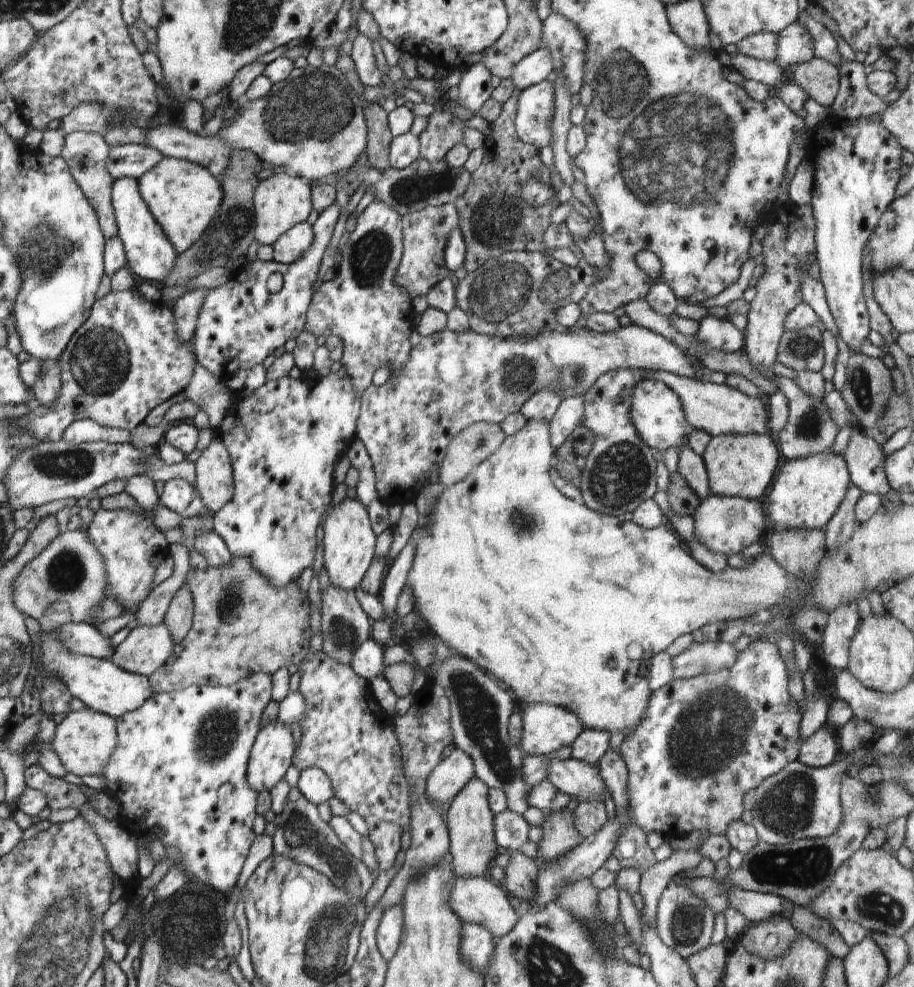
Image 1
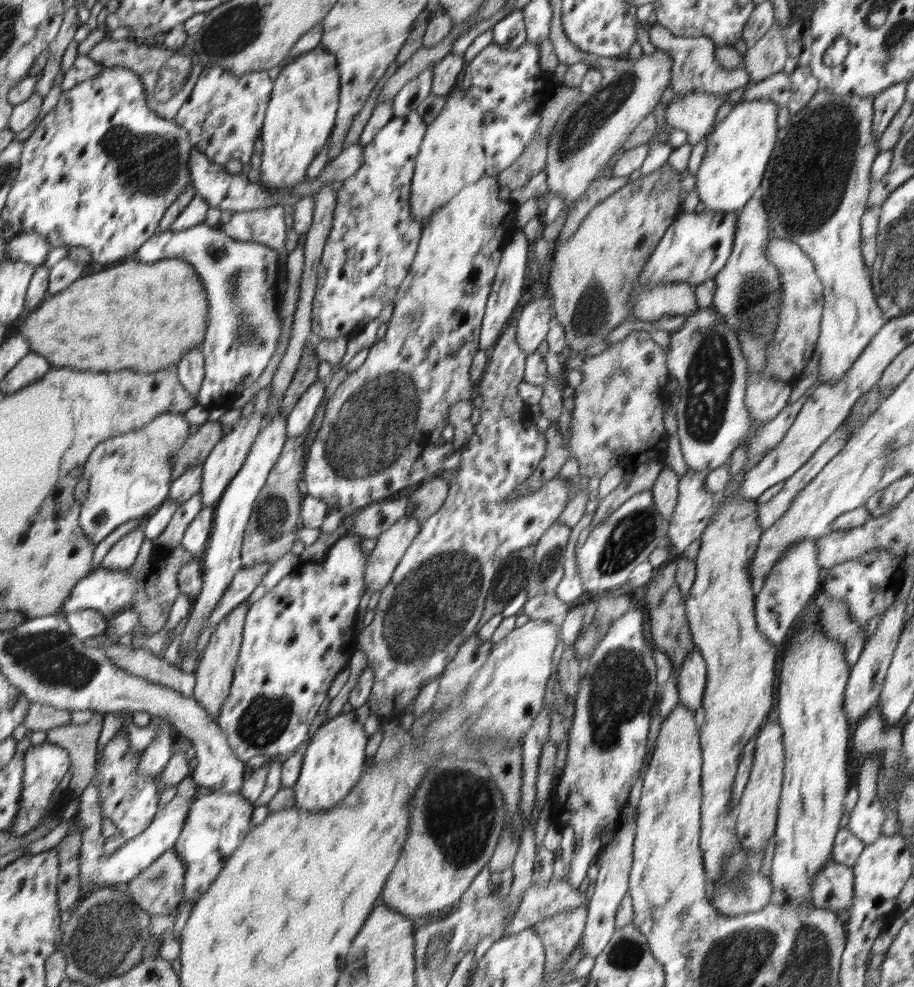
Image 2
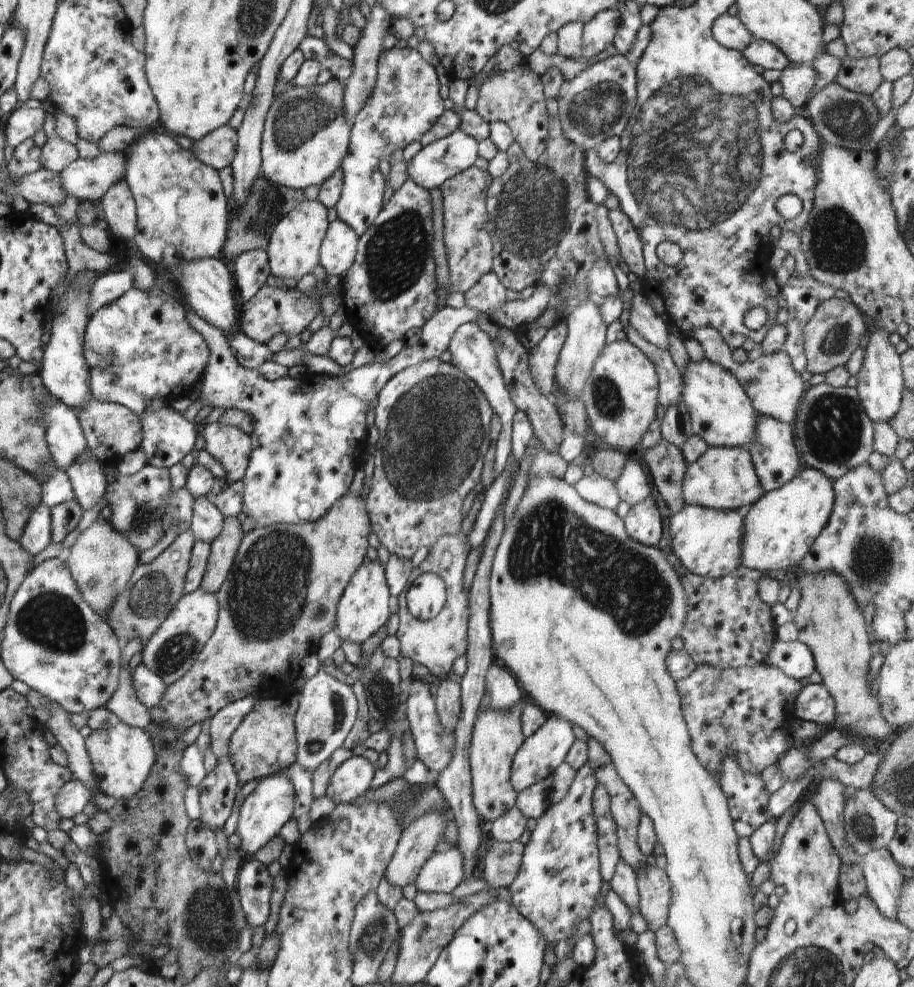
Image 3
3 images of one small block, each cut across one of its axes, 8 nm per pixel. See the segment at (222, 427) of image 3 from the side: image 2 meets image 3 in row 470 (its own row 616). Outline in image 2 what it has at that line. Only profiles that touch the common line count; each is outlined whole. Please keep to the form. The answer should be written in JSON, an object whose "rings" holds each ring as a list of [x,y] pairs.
{"rings":[[[246,600],[246,602],[240,603],[240,605],[236,606],[234,610],[220,620],[220,623],[218,623],[210,636],[209,643],[194,673],[196,685],[193,690],[193,697],[198,701],[198,704],[206,710],[214,722],[216,722],[219,717],[220,709],[226,702],[230,692],[234,670],[236,669],[238,661],[238,654],[240,654],[241,640],[248,608],[250,608],[250,602]]]}

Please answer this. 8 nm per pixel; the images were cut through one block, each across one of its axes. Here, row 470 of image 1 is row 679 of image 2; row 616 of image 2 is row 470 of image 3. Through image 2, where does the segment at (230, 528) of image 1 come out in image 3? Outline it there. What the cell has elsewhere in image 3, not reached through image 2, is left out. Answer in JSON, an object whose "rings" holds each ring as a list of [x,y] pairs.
{"rings":[[[464,306],[459,310],[444,307],[424,324],[422,338],[417,347],[405,345],[403,350],[388,362],[366,364],[361,368],[353,369],[344,376],[328,376],[324,382],[314,382],[307,376],[304,379],[294,380],[288,375],[274,381],[268,381],[260,376],[256,369],[244,368],[238,364],[236,356],[230,350],[226,335],[202,320],[198,314],[188,309],[186,320],[198,332],[206,345],[210,355],[202,379],[202,406],[220,408],[227,411],[236,408],[246,412],[252,421],[252,452],[244,480],[244,494],[242,494],[242,512],[254,518],[259,527],[270,526],[275,523],[302,523],[315,522],[322,519],[338,498],[350,491],[355,473],[363,466],[362,457],[366,448],[369,448],[366,417],[370,404],[378,398],[386,382],[394,376],[410,368],[418,366],[426,360],[439,359],[440,355],[448,350],[448,344],[454,332],[463,323],[476,323],[482,317],[482,312]]]}

